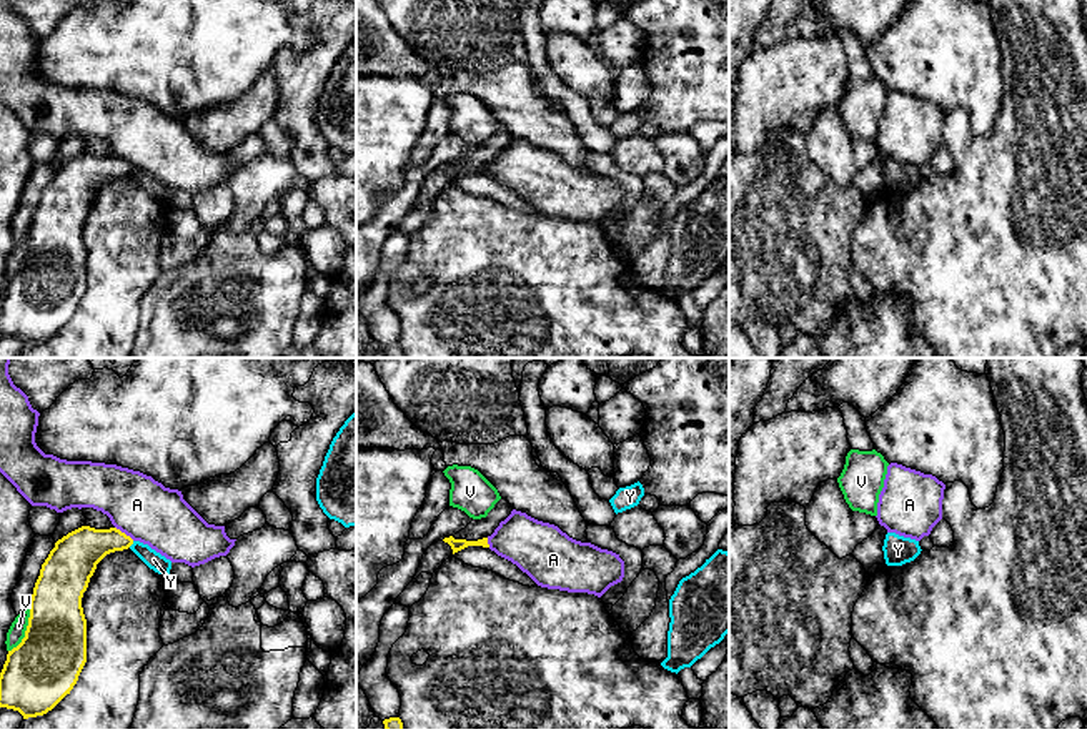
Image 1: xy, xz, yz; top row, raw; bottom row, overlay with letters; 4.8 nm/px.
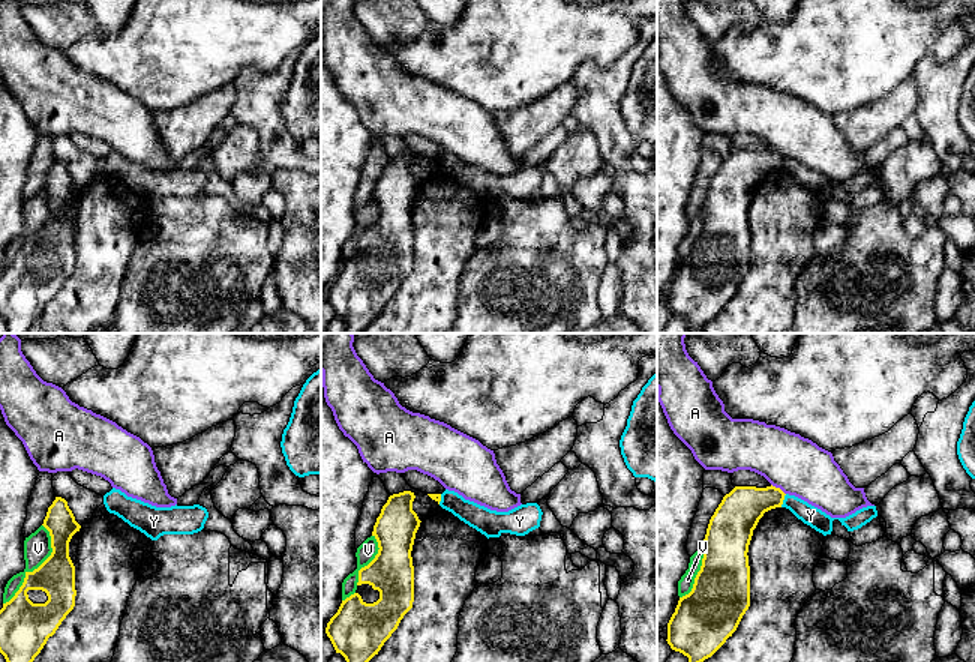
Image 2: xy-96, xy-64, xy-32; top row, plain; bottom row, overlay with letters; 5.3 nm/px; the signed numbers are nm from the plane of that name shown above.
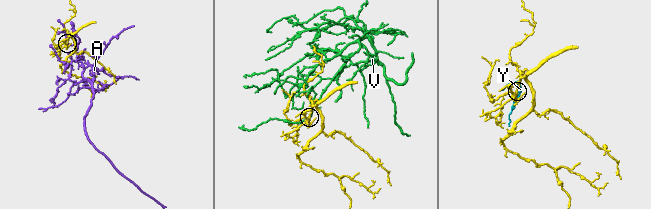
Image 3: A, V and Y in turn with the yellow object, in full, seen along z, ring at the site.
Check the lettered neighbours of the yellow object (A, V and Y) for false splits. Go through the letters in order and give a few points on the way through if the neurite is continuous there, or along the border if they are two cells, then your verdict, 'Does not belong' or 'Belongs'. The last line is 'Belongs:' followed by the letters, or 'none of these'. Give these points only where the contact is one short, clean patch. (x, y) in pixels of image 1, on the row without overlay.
A: Boundary: xy (115, 153), (134, 167). Does not belong
V: Does not belong
Y: Boundary: xy (134, 168), (129, 173). Does not belong
Belongs: none of these

